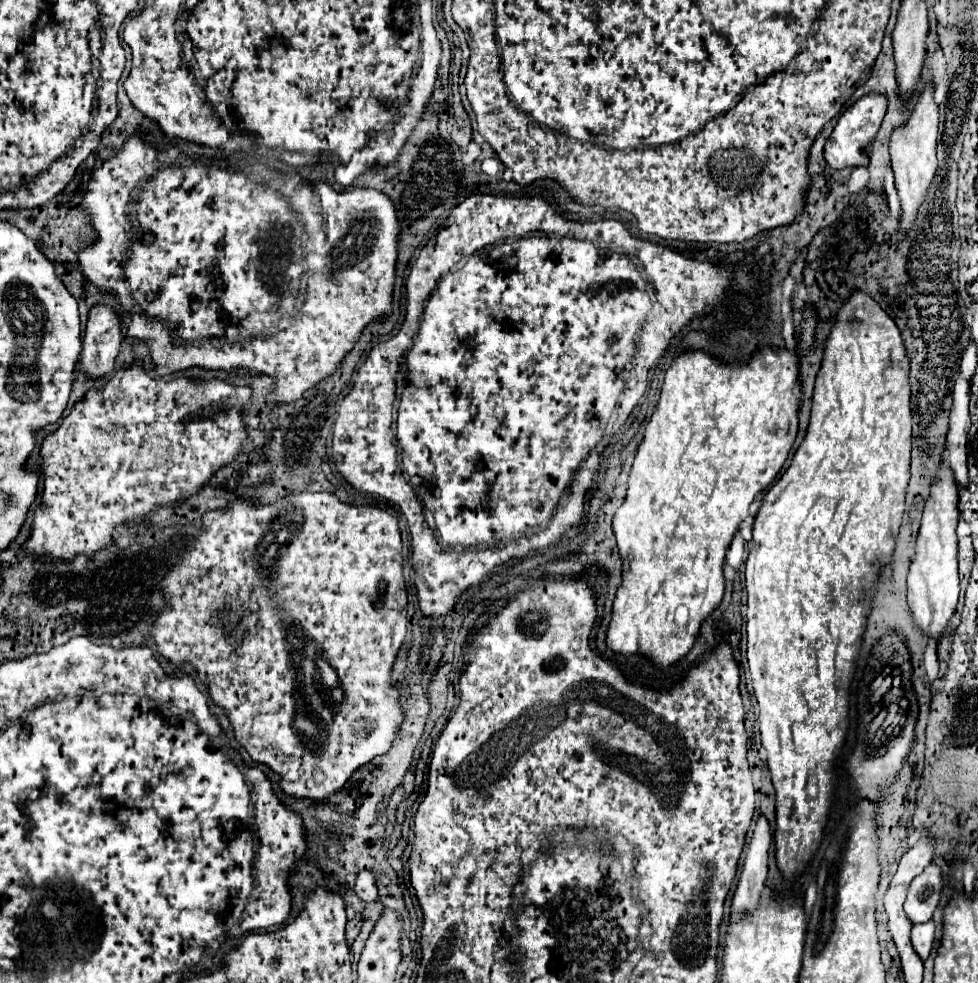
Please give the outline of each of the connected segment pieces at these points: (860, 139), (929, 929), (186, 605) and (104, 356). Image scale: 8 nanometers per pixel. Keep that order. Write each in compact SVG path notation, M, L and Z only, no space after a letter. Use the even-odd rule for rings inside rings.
M868 94L862 96L856 104L852 104L834 126L826 146L824 146L824 158L830 168L842 170L842 168L856 168L856 166L868 166L868 154L866 146L870 146L872 138L876 136L882 118L886 114L886 98L882 94Z
M928 920L924 924L916 924L912 928L912 946L922 960L928 958L928 954L932 950L932 942L934 942L934 922L932 920Z
M304 492L262 508L252 508L250 502L236 502L230 510L204 514L198 542L188 554L184 554L184 562L160 582L160 588L170 602L170 608L162 610L152 626L152 638L158 644L158 652L176 666L188 660L198 670L200 680L208 686L212 700L230 716L238 742L248 750L254 762L268 764L282 776L280 788L286 794L314 800L328 798L330 794L342 790L356 768L370 762L374 756L388 752L402 724L398 692L390 686L390 668L396 660L398 648L404 642L408 624L408 597L402 578L402 542L398 520L394 516L372 506L342 504L328 492ZM226 616L238 616L238 622L230 624Z
M94 304L88 312L80 368L92 376L106 374L114 368L122 340L122 318L108 304Z

